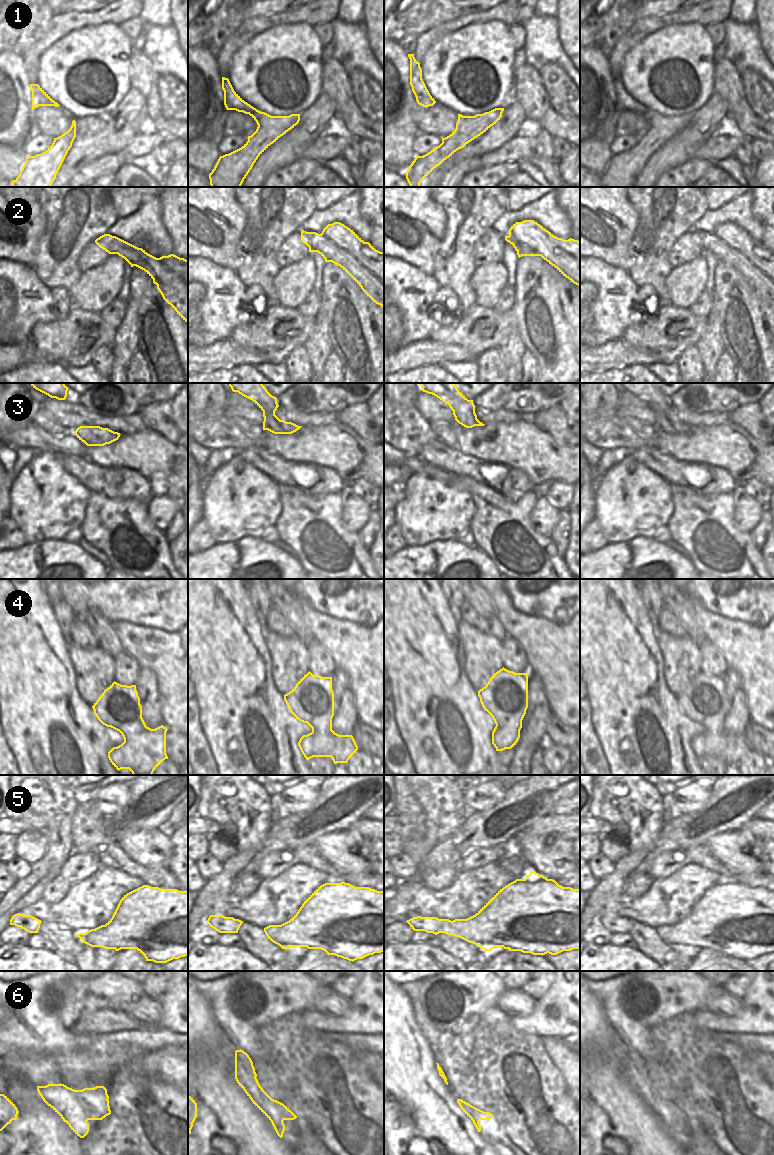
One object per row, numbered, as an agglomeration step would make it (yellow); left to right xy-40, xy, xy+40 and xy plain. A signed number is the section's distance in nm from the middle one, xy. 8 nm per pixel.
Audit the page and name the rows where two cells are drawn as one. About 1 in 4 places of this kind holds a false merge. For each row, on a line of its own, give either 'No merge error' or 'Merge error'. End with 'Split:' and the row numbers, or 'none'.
1: No merge error
2: Merge error
3: No merge error
4: No merge error
5: No merge error
6: No merge error
Split: 2

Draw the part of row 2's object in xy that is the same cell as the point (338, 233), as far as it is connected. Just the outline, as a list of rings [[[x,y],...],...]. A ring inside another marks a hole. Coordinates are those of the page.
[[[340,222],[328,224],[321,234],[356,258],[384,283],[384,252],[376,250],[369,242],[364,242],[353,230]]]

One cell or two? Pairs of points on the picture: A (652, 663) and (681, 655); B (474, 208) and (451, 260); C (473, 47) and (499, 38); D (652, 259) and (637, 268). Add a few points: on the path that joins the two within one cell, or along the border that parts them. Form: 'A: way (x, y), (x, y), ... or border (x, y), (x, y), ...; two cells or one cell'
A: border (655, 638), (663, 660), (663, 679), (666, 683); two cells
B: way (467, 221), (457, 247); one cell
C: way (479, 47), (489, 47), (493, 44); one cell
D: way (648, 263), (641, 268); one cell

